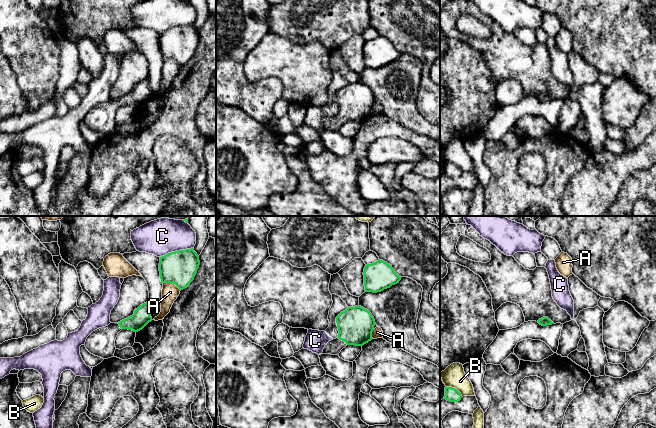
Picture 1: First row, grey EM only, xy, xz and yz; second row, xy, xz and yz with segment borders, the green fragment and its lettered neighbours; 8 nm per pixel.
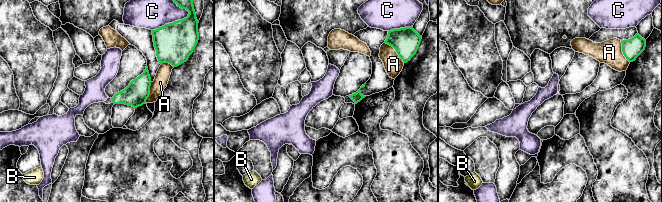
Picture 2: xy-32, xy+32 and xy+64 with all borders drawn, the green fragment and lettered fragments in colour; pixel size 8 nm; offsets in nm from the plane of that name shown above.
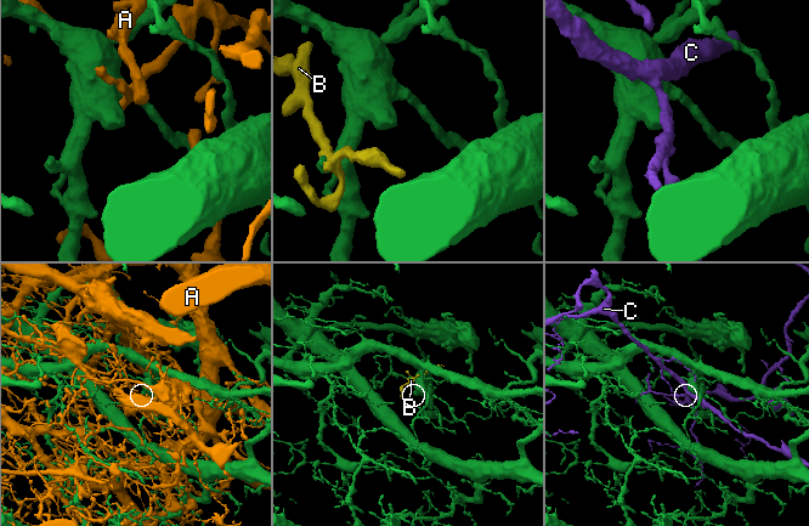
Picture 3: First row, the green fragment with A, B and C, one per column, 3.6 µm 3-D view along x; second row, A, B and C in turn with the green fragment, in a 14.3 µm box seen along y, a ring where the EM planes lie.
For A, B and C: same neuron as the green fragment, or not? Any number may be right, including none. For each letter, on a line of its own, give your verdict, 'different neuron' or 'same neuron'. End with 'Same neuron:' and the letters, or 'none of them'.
A: different neuron
B: different neuron
C: different neuron
Same neuron: none of them

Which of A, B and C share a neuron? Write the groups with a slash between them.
A B / C

